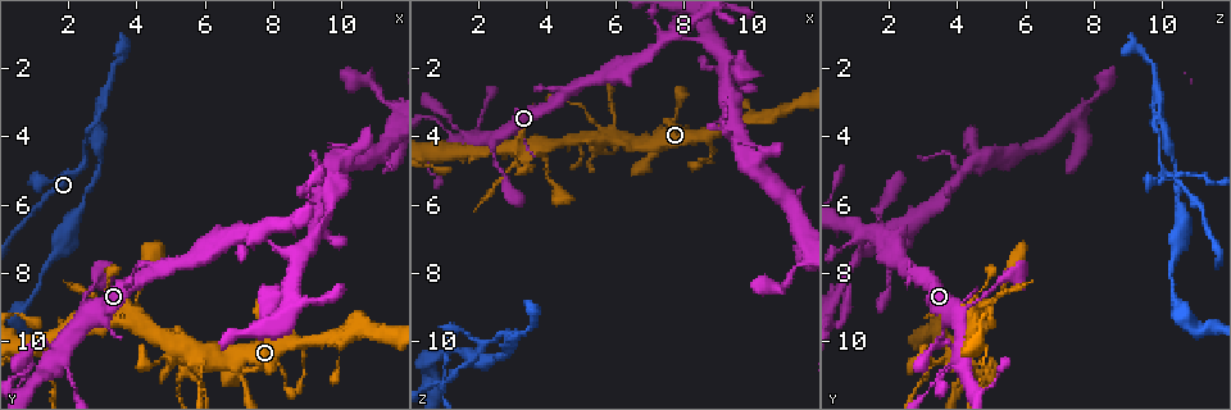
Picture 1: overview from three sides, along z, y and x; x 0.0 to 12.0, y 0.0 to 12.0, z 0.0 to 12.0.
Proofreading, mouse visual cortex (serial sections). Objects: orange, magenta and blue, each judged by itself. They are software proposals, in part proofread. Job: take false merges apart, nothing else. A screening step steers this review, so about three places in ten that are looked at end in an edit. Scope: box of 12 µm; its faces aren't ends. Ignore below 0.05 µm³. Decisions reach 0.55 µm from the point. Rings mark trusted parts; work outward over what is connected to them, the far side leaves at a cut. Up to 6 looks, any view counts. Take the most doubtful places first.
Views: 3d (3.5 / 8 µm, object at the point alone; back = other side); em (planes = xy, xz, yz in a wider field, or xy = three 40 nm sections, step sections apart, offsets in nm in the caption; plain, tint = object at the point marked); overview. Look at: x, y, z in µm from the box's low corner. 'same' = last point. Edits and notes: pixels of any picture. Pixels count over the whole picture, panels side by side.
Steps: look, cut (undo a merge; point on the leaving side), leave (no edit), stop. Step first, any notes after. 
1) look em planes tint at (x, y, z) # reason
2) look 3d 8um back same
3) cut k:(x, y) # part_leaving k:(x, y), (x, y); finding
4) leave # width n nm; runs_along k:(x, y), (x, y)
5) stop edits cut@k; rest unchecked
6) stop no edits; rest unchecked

look 3d 3.5um at (2.9, 3.5, 9.9) # arms part here

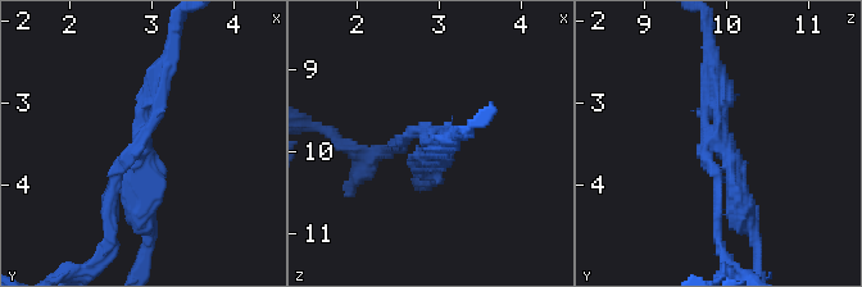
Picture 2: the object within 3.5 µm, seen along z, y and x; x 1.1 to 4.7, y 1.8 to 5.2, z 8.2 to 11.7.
look em xy step 5 tint at (2.90, 3.50, 9.90) # need the tissue

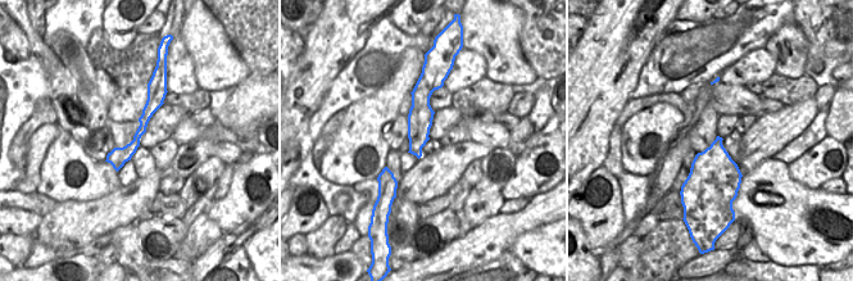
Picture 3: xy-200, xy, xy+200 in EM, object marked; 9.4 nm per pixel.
cut 2:(126, 190) # arm_widths 150, 250, 250 nm; part_leaving 2:(711, 141), (731, 158), (754, 247); a second cell is stuck on

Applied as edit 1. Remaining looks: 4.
look overview # redraw

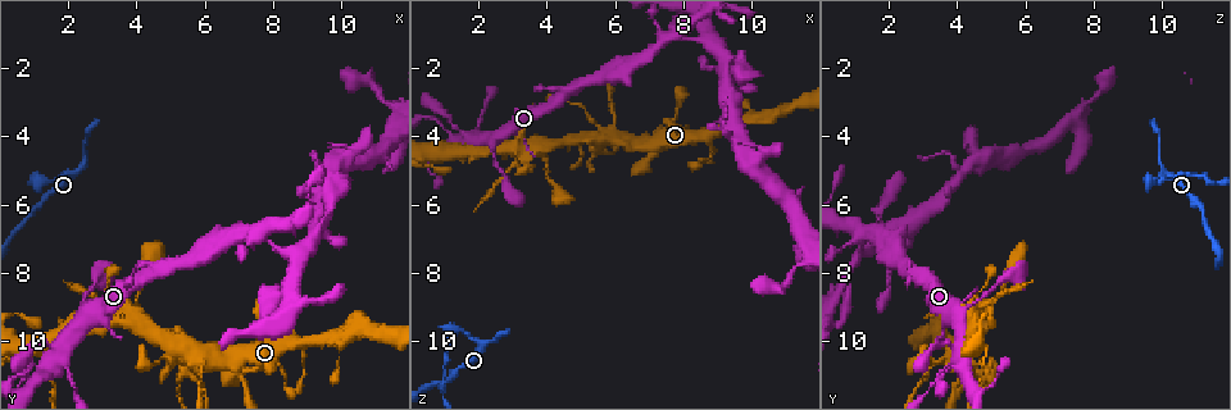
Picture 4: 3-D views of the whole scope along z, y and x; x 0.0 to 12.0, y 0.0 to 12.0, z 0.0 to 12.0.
look 3d 8um at (1.2, 5.3, 9.7) # abrupt turn

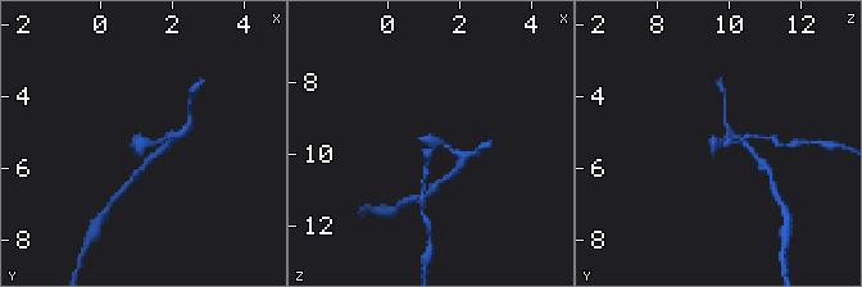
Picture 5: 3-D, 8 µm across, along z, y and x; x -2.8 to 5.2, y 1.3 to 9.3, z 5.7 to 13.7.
look em xy step 2 tint at (1.3, 5.3, 9.7) # arm_widths 150, 200 nm

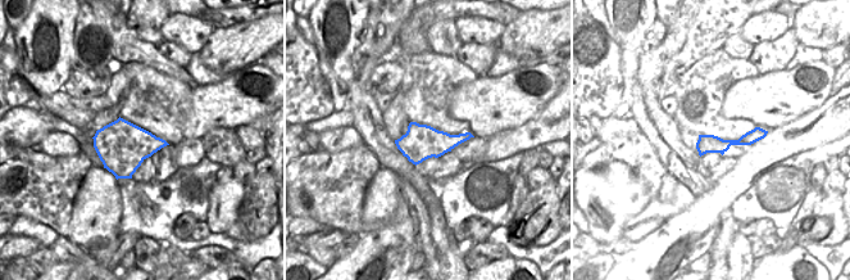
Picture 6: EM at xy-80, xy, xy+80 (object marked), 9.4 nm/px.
cut 5:(426, 172) # part_leaving 5:(430, 151), (426, 154), (422, 204); a second cell is stuck on

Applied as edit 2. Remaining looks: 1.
stop edits cut@2, cut@5; rest unchecked

